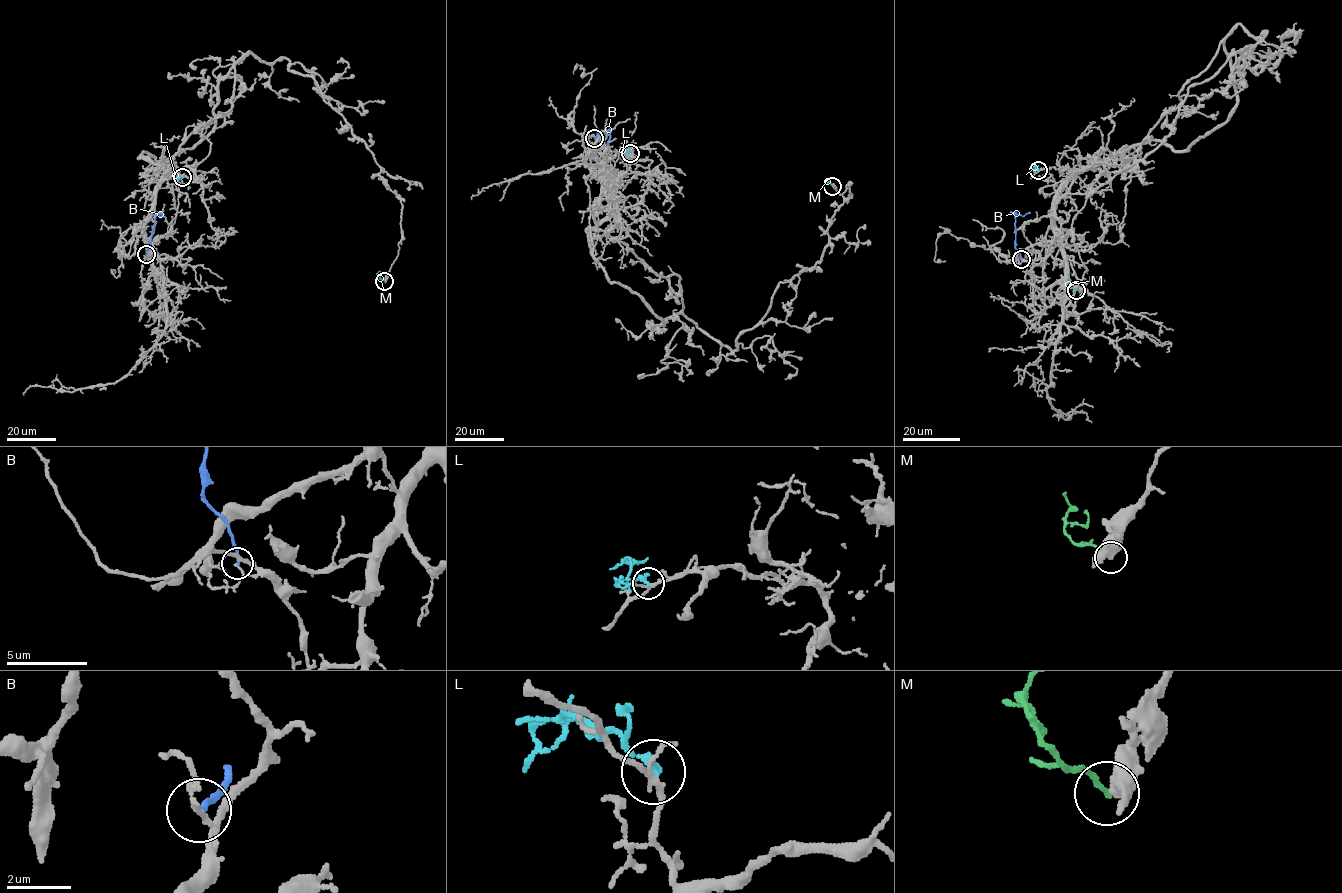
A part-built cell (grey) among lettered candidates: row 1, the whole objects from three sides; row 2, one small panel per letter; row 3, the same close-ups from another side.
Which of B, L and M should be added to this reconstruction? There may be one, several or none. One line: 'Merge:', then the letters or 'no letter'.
Merge: no letter

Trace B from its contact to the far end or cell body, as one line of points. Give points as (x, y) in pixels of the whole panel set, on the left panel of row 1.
B: (147, 254), (156, 215), (163, 215), (159, 213)

